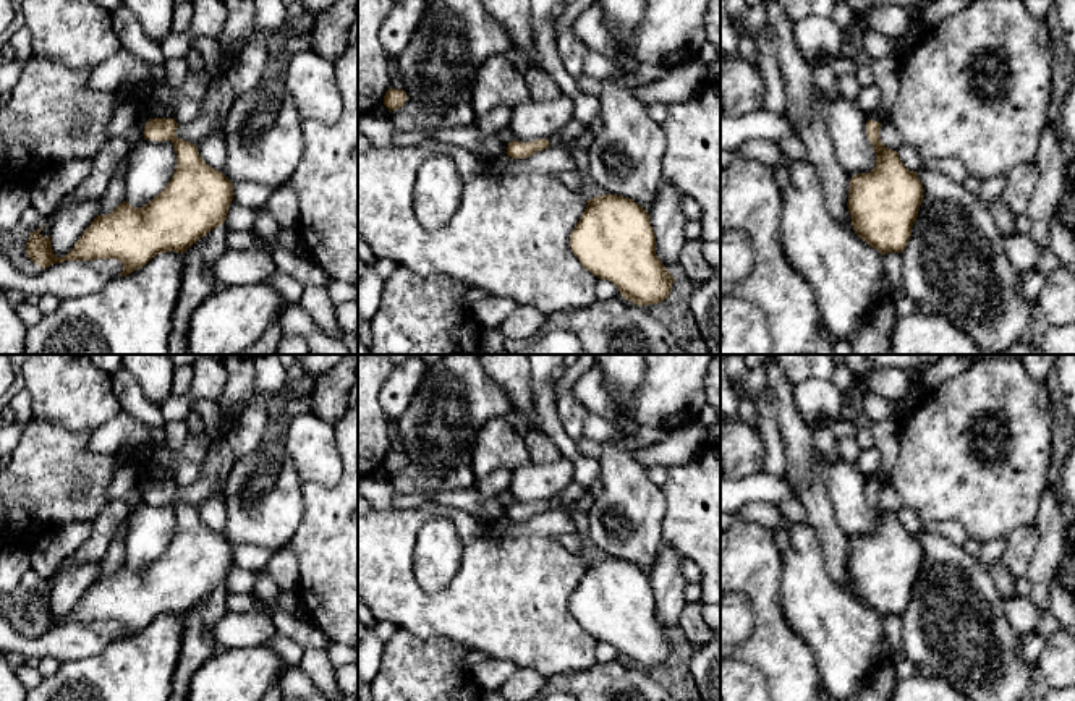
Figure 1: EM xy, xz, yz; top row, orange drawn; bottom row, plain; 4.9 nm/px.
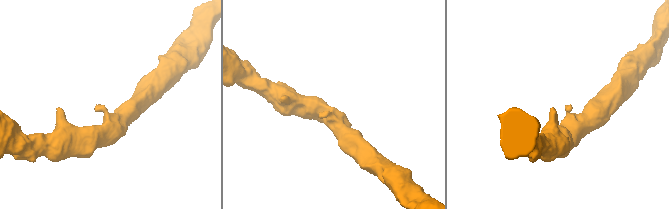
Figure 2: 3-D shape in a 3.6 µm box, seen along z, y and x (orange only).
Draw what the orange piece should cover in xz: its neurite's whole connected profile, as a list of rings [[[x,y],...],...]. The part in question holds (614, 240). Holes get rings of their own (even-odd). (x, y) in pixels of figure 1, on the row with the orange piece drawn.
[[[618,194],[588,199],[570,248],[586,270],[612,282],[622,298],[638,306],[662,303],[670,295],[673,277],[656,254],[648,210],[633,199]]]

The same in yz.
[[[868,120],[866,134],[876,152],[876,167],[850,180],[848,212],[855,233],[881,254],[902,253],[911,236],[911,227],[923,201],[923,185],[916,172],[910,172],[899,152],[887,149],[879,138],[881,123]]]

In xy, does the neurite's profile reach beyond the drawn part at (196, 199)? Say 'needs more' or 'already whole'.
already whole

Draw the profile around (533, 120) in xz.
[[[560,94],[550,100],[528,100],[512,110],[510,130],[513,141],[531,142],[536,139],[550,139],[575,118],[573,100]]]

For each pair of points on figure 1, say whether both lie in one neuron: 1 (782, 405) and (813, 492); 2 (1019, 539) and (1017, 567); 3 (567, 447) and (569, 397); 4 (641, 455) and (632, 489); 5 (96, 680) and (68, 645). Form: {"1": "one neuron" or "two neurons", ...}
{"1": "one neuron", "2": "one neuron", "3": "two neurons", "4": "two neurons", "5": "two neurons"}

